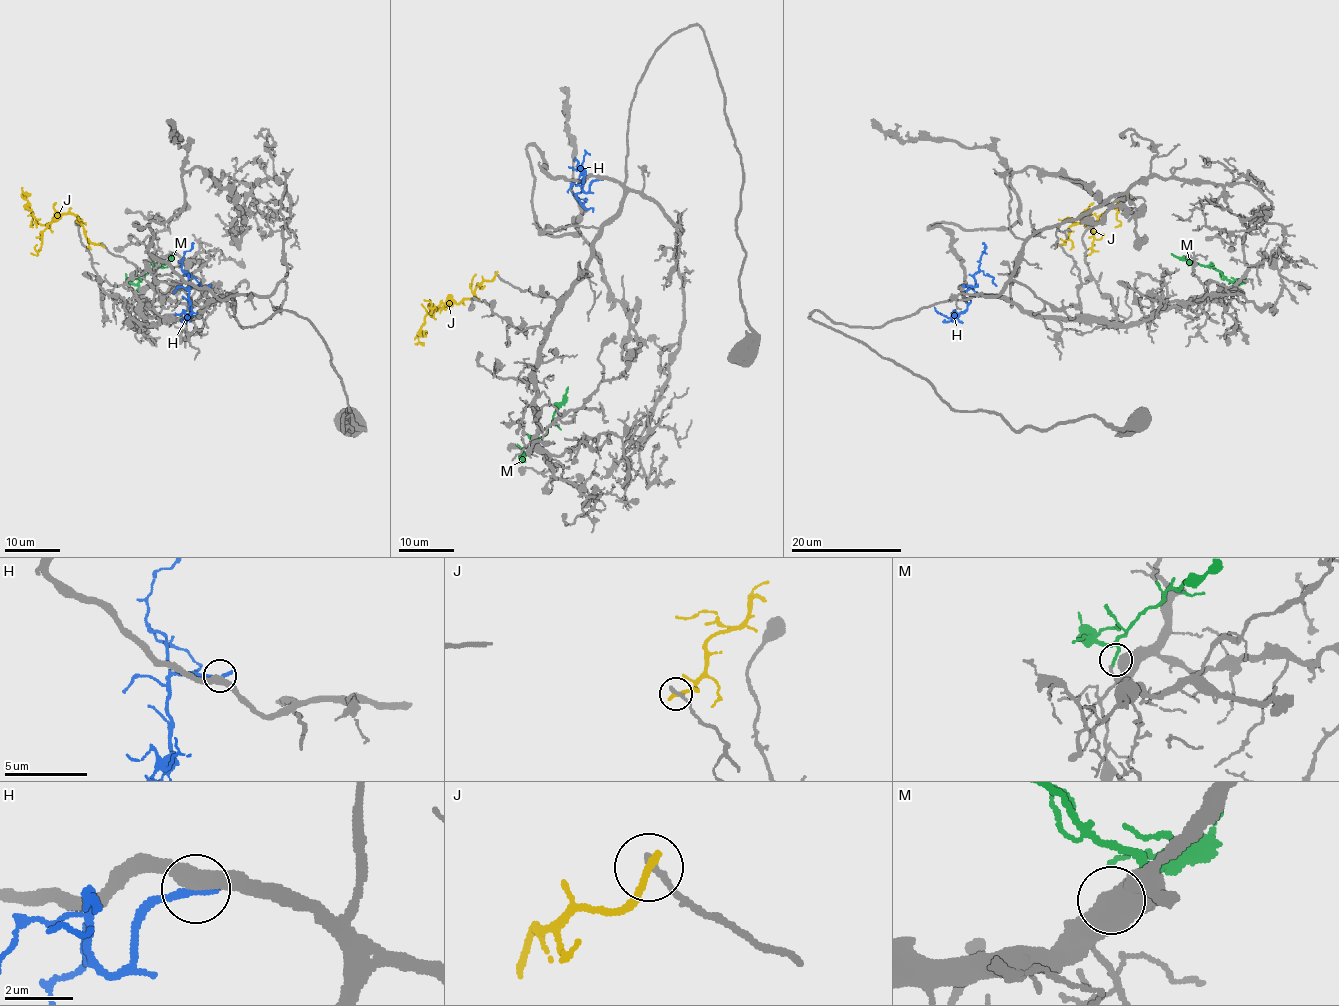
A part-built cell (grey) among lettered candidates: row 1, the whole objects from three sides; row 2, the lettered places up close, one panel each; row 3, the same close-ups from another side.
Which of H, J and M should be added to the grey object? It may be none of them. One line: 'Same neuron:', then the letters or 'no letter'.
Same neuron: M

